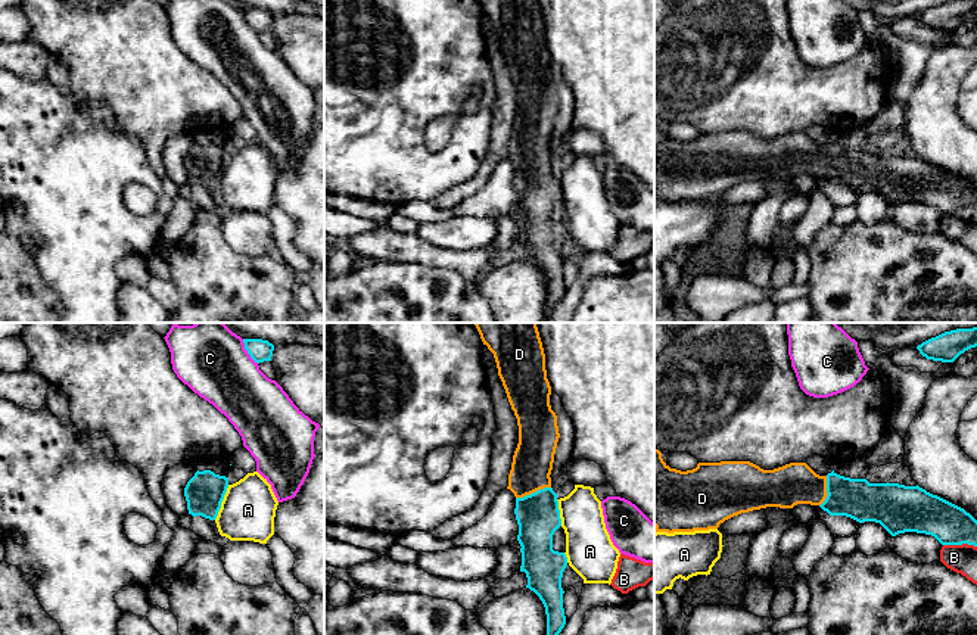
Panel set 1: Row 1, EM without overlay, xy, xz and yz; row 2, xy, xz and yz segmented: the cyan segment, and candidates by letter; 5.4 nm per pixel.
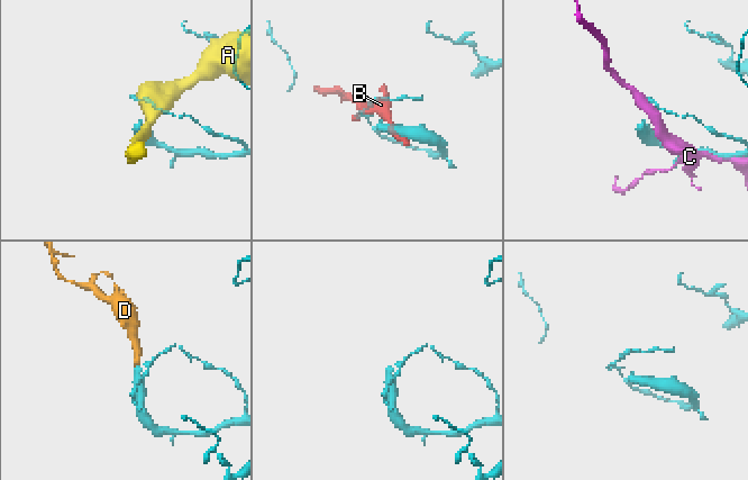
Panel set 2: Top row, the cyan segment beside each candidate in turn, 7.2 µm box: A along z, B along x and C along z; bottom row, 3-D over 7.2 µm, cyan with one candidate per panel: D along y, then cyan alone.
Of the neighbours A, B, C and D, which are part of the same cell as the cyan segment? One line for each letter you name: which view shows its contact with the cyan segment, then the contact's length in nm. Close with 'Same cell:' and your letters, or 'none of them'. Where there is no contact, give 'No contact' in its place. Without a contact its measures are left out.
D: Touches cyan in xz. Shared border 200 nm
Same cell: D

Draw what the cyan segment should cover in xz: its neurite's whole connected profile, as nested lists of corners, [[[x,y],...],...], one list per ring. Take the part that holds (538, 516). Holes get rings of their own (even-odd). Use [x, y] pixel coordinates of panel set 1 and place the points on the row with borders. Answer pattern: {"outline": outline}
{"outline": [[[475,323],[483,345],[494,354],[498,376],[519,426],[519,443],[513,455],[508,486],[516,497],[522,566],[528,585],[545,607],[547,635],[558,635],[566,625],[561,578],[567,566],[564,552],[553,550],[553,535],[561,526],[557,494],[551,488],[551,470],[560,438],[557,415],[551,410],[551,386],[547,379],[545,354],[536,323]]]}

